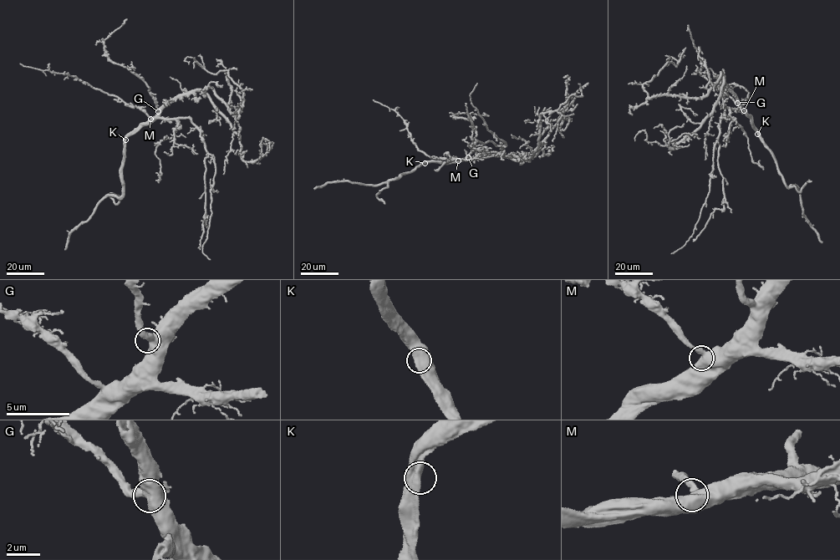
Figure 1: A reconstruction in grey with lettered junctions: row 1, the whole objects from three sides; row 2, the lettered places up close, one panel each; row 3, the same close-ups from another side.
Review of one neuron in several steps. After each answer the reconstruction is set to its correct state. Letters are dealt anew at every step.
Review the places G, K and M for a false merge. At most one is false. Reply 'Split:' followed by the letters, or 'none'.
Split: none

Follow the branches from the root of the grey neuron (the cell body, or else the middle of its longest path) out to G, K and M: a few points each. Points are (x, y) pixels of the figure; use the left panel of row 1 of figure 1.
G: (178, 98), (170, 99), (158, 111)
K: (178, 98), (166, 102), (154, 117), (140, 123), (125, 140)
M: (178, 98), (166, 102), (150, 119)

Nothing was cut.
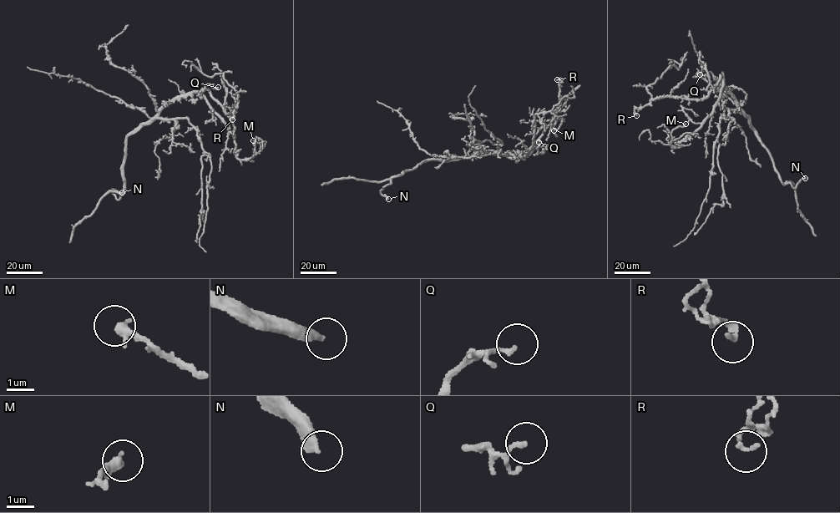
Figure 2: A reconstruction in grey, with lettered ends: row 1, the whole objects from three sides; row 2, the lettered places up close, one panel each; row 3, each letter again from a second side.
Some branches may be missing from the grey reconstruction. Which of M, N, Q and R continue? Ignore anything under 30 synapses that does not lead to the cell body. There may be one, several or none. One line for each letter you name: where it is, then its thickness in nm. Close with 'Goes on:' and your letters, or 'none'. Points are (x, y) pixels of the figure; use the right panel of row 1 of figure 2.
N: (805, 178) | 380 nm
Goes on: N

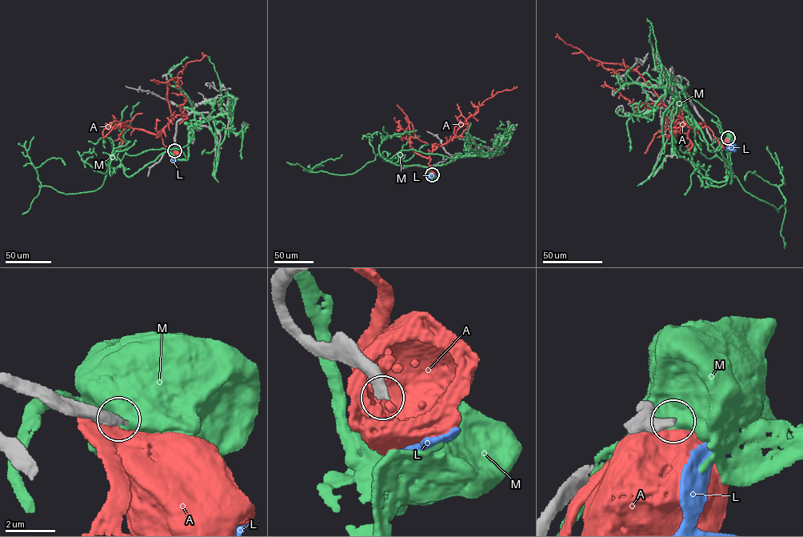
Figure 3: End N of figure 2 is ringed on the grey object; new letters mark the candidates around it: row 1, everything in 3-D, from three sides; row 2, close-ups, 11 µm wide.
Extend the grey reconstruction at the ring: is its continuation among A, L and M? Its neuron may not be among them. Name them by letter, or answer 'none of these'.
L

